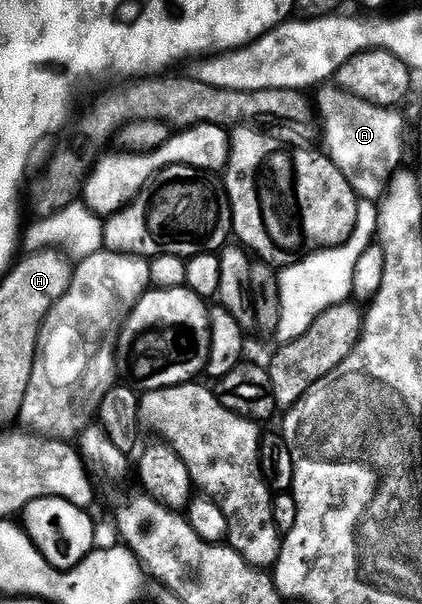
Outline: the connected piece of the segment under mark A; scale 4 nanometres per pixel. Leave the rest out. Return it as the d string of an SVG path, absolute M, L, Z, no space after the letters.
M335 84L322 85L316 94L326 153L360 199L380 201L389 186L386 179L394 174L405 154L404 118L398 109L381 107Z

